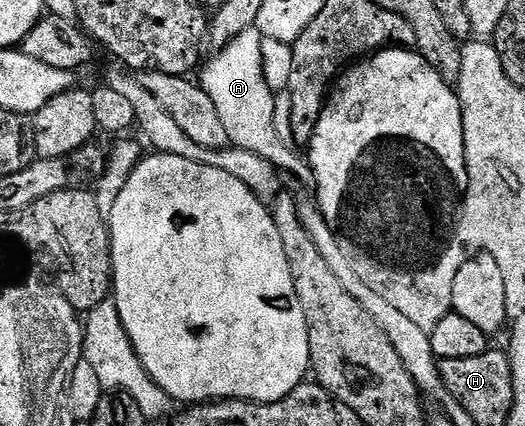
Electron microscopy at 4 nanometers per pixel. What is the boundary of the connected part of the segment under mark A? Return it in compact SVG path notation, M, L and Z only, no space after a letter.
M255 26L236 35L230 43L221 46L208 63L201 68L202 75L198 77L199 84L209 95L222 127L226 129L229 142L237 149L252 150L256 155L262 155L277 169L290 171L292 174L311 180L312 170L305 158L298 157L289 144L282 142L276 132L278 114L274 90L265 81L262 71L262 43L264 38Z

